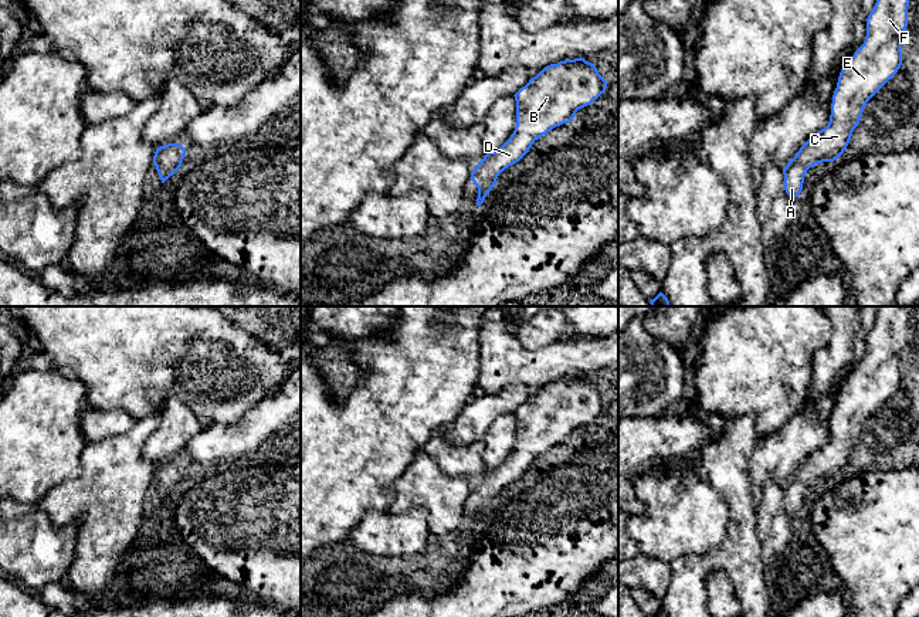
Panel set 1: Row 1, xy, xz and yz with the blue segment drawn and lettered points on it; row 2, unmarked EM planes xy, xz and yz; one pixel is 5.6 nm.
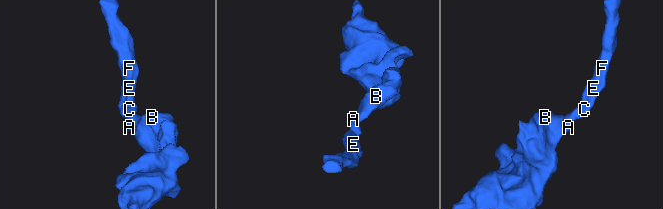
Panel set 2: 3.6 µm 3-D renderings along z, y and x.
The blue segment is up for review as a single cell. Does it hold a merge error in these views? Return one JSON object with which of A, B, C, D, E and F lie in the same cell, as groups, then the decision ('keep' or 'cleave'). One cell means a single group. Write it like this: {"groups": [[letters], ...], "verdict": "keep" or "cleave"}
{"groups": [["A", "B", "C", "D", "E", "F"]], "verdict": "keep"}

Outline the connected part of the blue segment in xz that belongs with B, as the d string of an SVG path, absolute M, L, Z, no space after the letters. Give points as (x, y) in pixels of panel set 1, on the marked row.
M584 58L545 67L513 96L516 126L495 152L488 152L471 173L478 187L477 207L496 184L498 176L519 162L532 145L553 128L573 121L576 112L606 92L608 81Z

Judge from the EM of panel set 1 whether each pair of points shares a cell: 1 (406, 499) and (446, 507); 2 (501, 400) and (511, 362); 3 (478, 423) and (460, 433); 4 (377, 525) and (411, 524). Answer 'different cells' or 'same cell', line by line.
1: same cell
2: different cells
3: same cell
4: same cell

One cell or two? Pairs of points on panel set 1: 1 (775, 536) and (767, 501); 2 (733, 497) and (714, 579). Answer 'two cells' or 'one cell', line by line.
1: one cell
2: two cells

